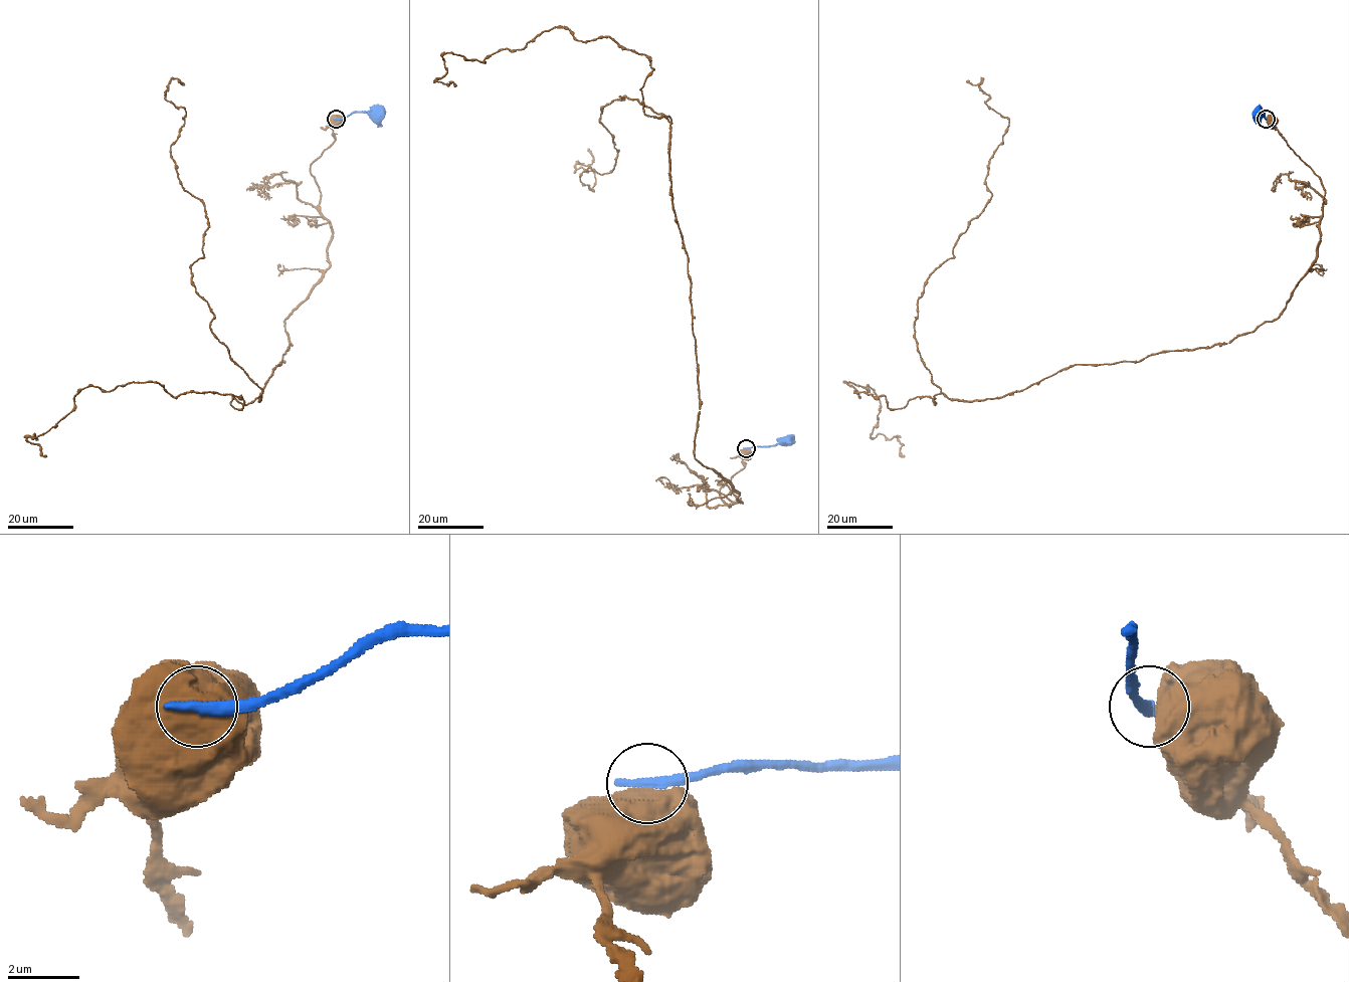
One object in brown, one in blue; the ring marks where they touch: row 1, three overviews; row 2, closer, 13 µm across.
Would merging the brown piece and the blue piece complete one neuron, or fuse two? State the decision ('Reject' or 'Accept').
Reject

